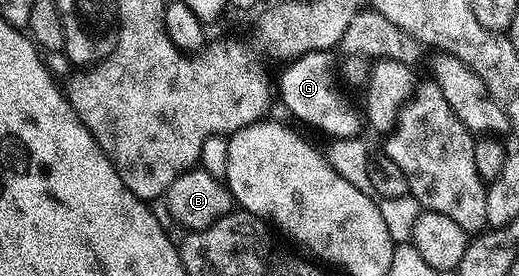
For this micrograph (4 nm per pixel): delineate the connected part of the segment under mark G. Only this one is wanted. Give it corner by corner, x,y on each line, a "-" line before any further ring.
318,50
315,54
304,54
301,58
293,59
290,66
282,74
276,90
282,93
282,102
290,114
295,114
302,122
315,126
318,130
330,134
331,139
353,138
364,126
363,119
354,111
354,106
342,95
338,87
338,78
334,75
333,53

